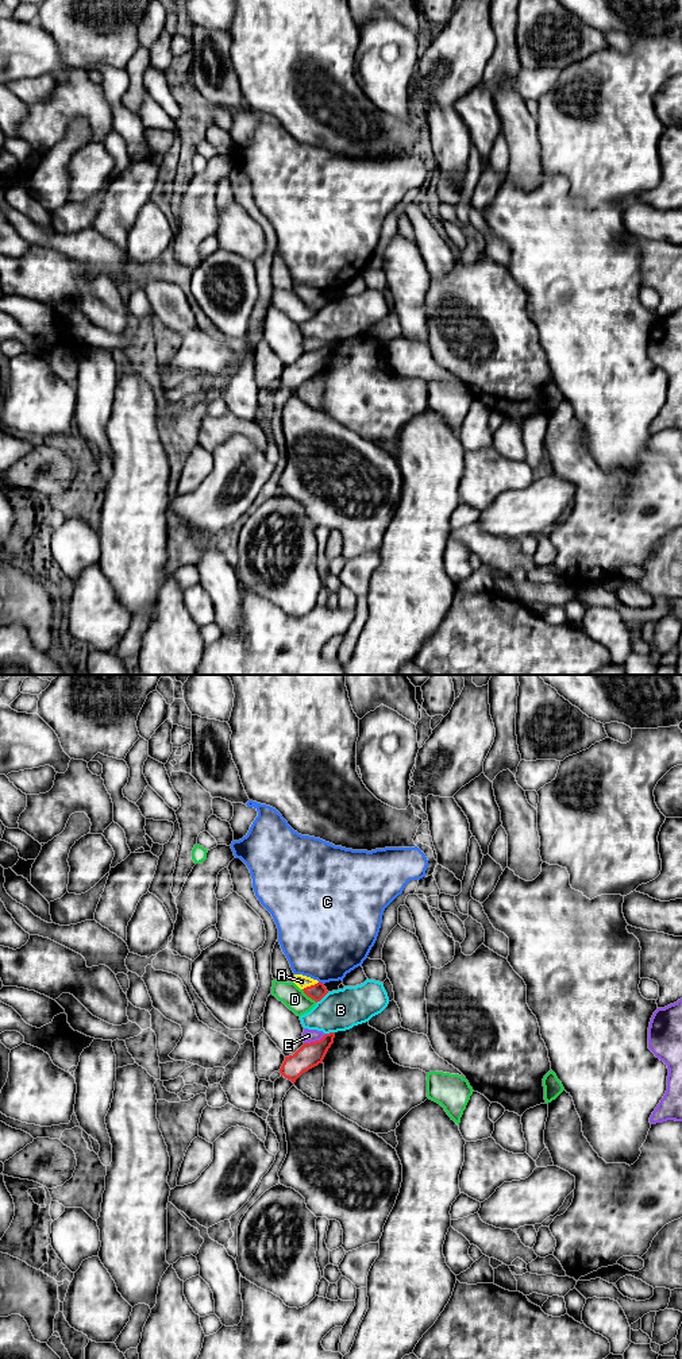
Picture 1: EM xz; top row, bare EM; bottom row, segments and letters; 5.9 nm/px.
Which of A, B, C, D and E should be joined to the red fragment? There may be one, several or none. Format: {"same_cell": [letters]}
{"same_cell": ["A"]}

